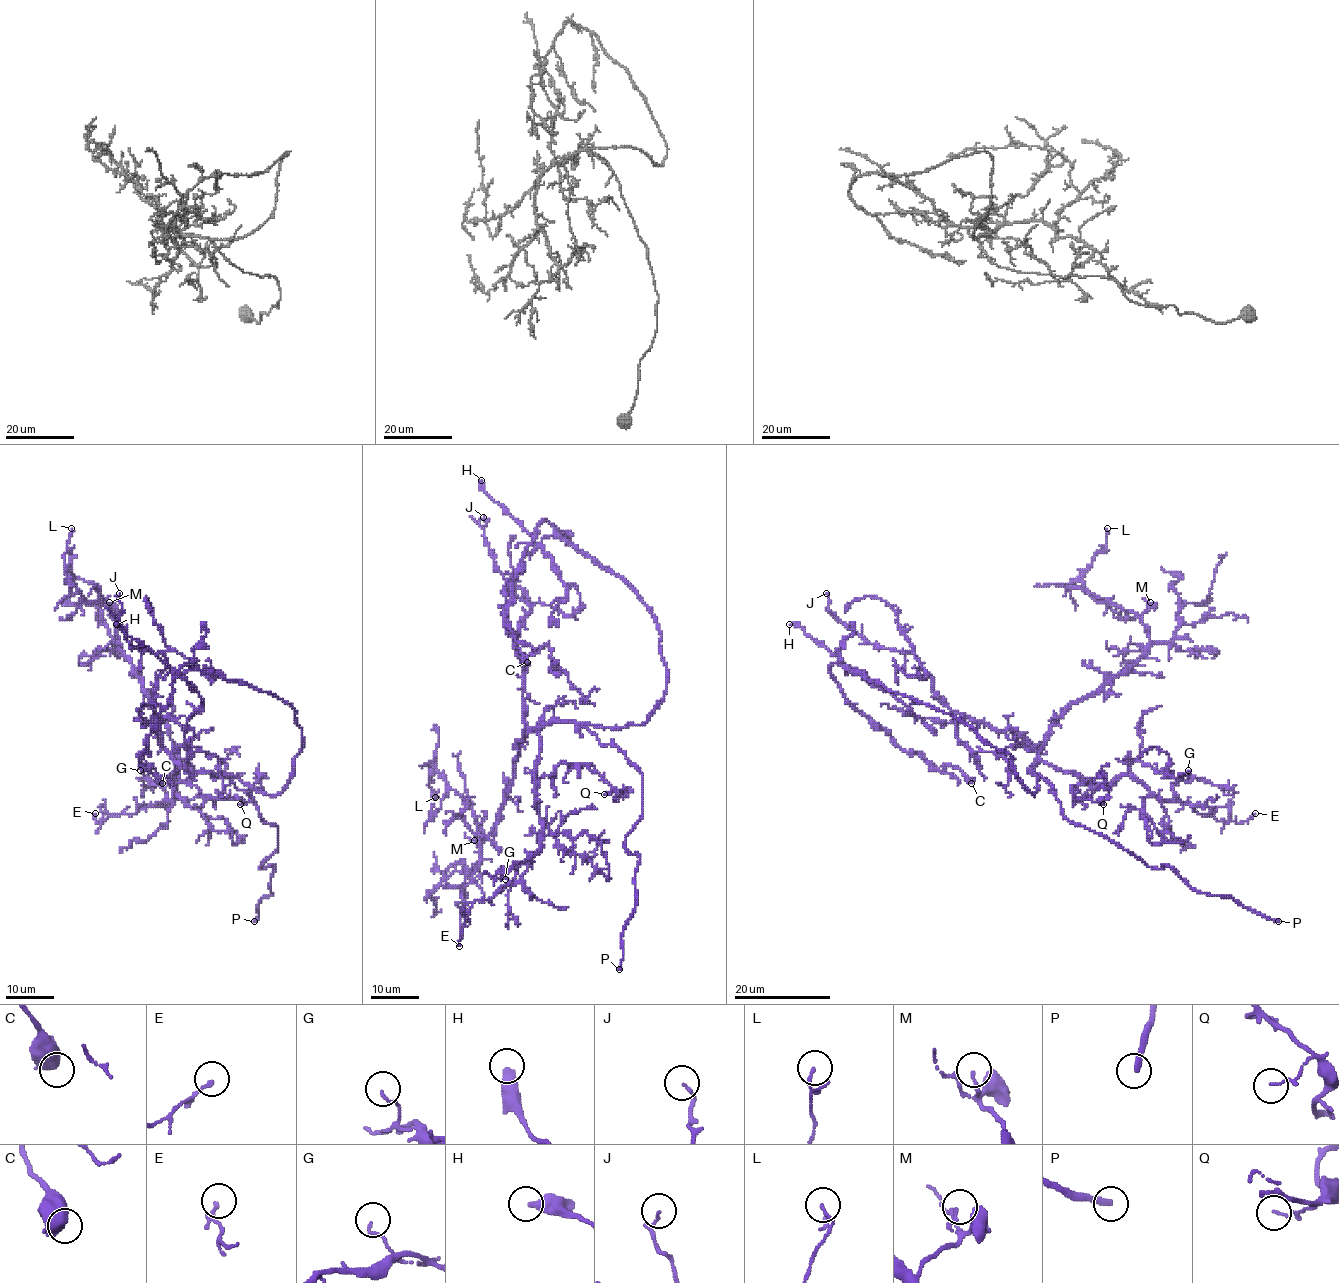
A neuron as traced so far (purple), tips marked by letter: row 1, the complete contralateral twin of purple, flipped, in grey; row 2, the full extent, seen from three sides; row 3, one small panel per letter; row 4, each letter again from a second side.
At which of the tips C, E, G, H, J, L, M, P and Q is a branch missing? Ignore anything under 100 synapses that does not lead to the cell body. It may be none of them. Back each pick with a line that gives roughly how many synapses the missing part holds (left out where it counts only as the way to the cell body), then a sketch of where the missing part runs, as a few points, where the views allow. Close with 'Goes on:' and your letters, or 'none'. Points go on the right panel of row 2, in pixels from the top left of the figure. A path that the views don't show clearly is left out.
P: (1278, 921), (1297, 916), (1314, 899)
Goes on: P

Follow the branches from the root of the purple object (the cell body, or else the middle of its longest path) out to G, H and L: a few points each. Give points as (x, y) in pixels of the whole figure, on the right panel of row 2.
G: (1022, 781), (1035, 795), (1031, 769), (1043, 760), (1091, 783), (1132, 774), (1168, 800), (1188, 770)
H: (1022, 781), (1012, 758), (971, 727), (861, 673), (847, 673), (852, 669), (829, 649), (789, 624)
L: (1022, 781), (1035, 795), (1031, 766), (1049, 728), (1149, 644), (1132, 612), (1085, 590), (1107, 528)

